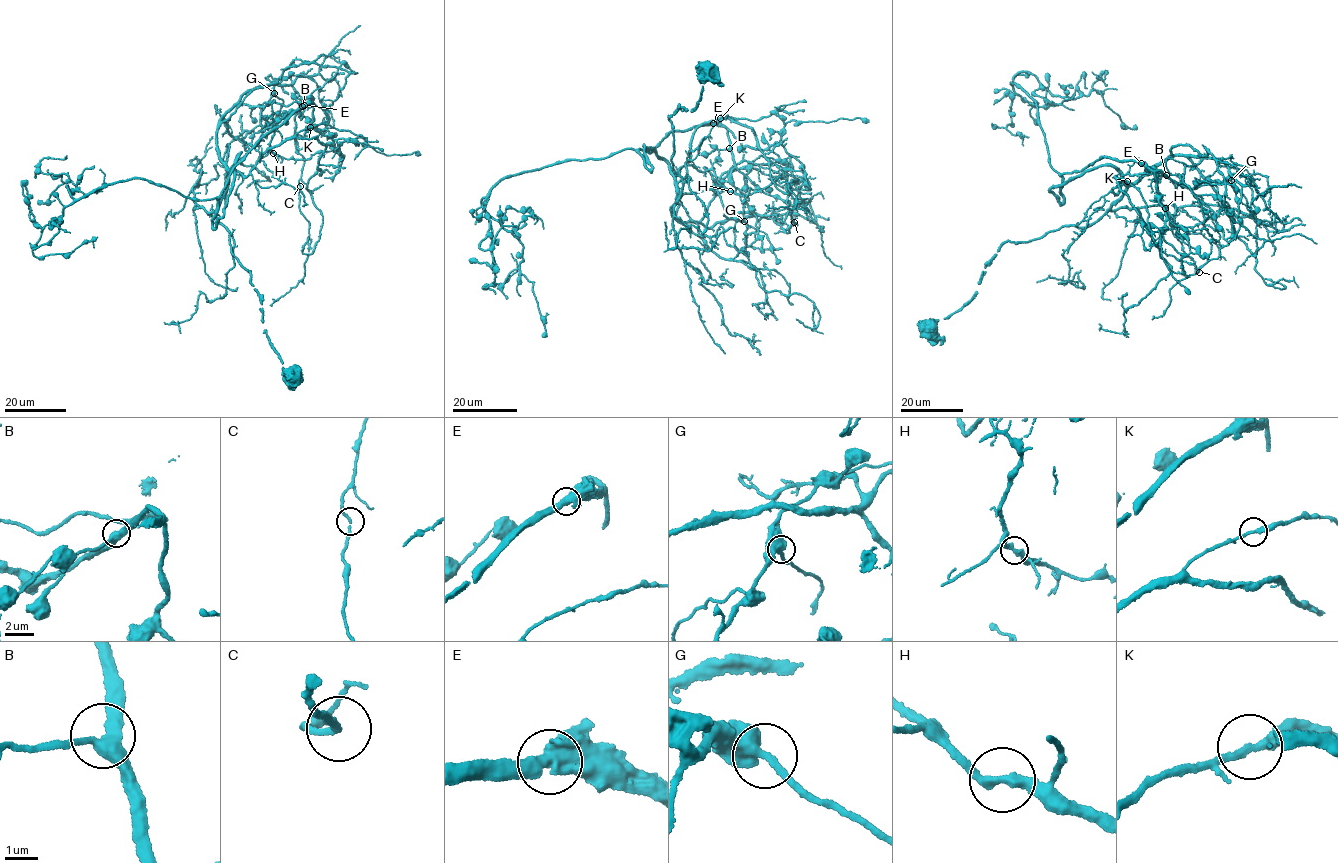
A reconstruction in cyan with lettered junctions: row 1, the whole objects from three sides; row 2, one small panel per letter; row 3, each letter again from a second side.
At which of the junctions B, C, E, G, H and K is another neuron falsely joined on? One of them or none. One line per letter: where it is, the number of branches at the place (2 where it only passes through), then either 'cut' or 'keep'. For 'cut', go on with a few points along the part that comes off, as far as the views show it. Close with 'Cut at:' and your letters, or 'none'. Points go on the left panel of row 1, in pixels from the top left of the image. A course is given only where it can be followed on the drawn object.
B: at (302, 106); 3 branches meet; keep
C: at (300, 186); 2 branches meet; keep
E: at (304, 105); 2 branches meet; keep
G: at (274, 93); 2 branches meet; keep
H: at (273, 153); 2 branches meet; keep
K: at (310, 127); 2 branches meet; keep
Cut at: none

